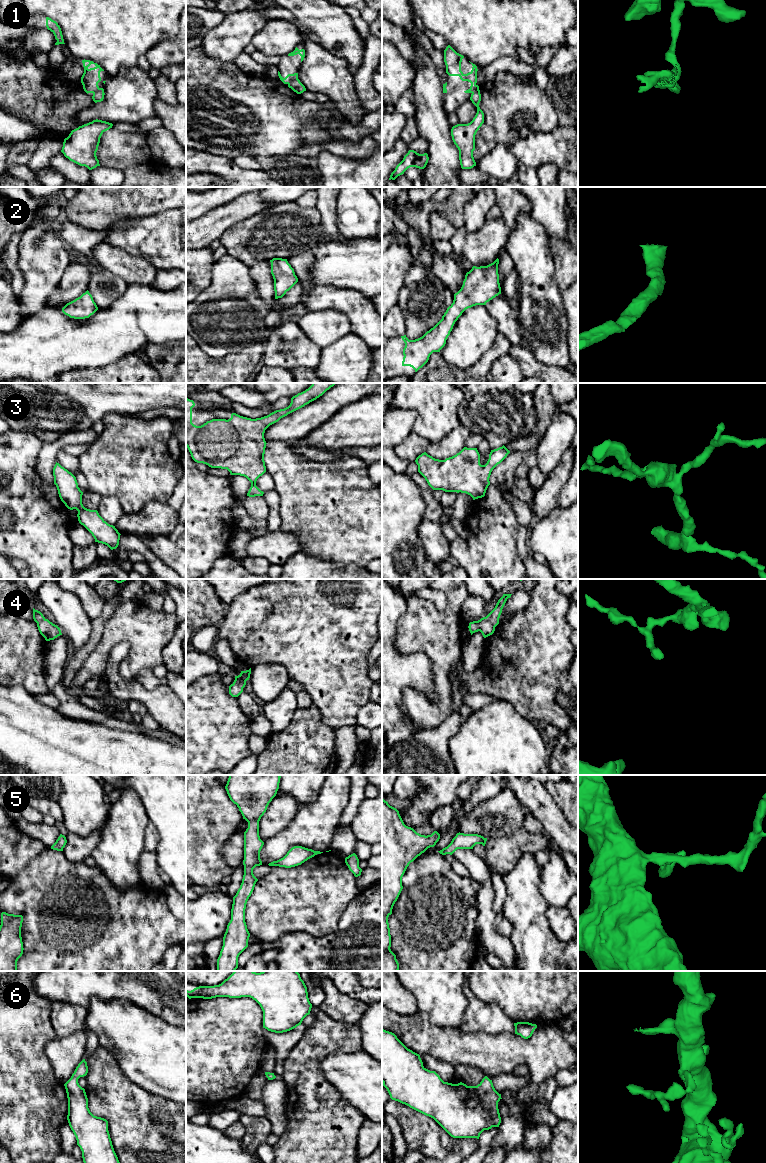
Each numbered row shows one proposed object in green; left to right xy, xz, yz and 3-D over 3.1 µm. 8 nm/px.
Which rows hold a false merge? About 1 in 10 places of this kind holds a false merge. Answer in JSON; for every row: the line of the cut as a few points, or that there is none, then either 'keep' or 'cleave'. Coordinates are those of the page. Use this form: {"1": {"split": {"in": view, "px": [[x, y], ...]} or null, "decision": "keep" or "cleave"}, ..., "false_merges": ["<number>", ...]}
{"1": {"split": {"in": "xz", "px": [[297, 78], [287, 83]]}, "decision": "cleave"}, "2": {"split": null, "decision": "keep"}, "3": {"split": null, "decision": "keep"}, "4": {"split": null, "decision": "keep"}, "5": {"split": null, "decision": "keep"}, "6": {"split": null, "decision": "keep"}, "false_merges": ["1"]}

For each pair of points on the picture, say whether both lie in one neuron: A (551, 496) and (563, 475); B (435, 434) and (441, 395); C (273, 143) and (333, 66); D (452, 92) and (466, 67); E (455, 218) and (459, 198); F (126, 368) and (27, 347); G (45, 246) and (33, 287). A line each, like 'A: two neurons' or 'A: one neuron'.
A: one neuron
B: one neuron
C: two neurons
D: one neuron
E: one neuron
F: two neurons
G: one neuron

